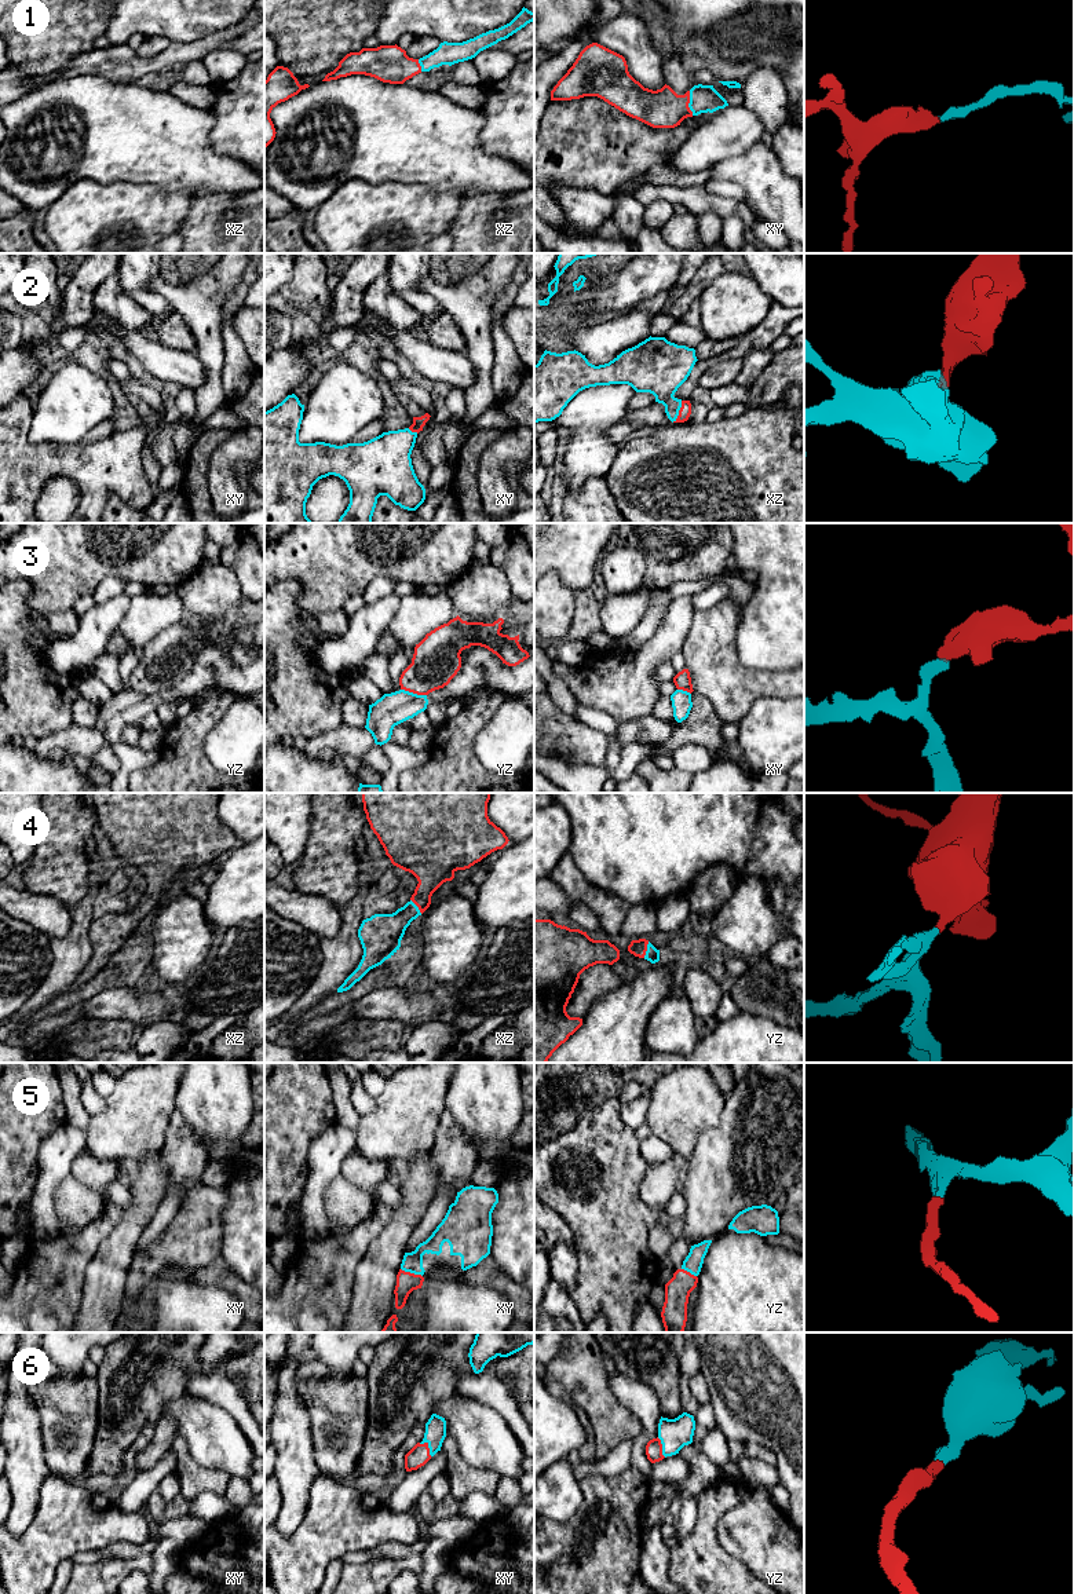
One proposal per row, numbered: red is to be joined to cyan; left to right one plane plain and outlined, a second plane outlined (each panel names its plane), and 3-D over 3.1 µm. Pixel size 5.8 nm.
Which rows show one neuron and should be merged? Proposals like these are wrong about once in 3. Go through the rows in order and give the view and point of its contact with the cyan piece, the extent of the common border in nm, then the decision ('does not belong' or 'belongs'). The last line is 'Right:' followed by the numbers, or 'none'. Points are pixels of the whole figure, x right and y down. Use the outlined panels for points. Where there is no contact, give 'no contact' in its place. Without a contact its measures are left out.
1: contact xy (689, 103); length 150 nm; belongs
2: contact xz (678, 412); length 140 nm; belongs
3: contact yz (412, 693); length 160 nm; does not belong
4: contact yz (647, 950); length 100 nm; belongs
5: contact xy (412, 1272); length 140 nm; belongs
6: contact xy (428, 1446); length 110 nm; belongs
Right: 1, 2, 4, 5, 6

